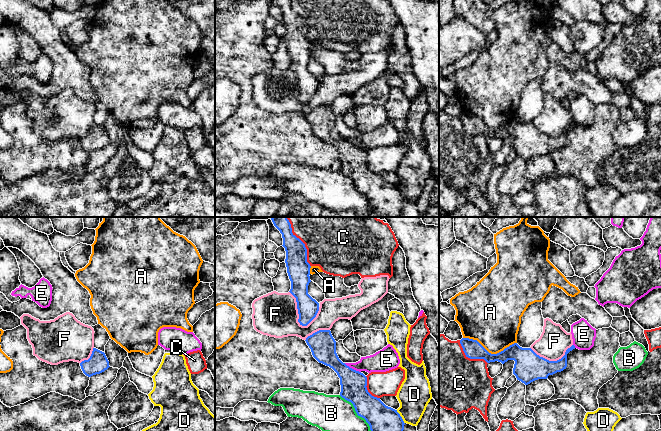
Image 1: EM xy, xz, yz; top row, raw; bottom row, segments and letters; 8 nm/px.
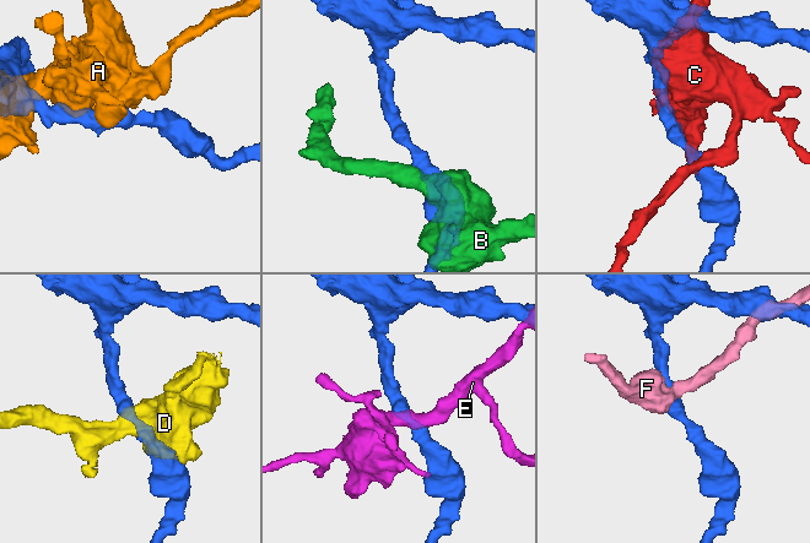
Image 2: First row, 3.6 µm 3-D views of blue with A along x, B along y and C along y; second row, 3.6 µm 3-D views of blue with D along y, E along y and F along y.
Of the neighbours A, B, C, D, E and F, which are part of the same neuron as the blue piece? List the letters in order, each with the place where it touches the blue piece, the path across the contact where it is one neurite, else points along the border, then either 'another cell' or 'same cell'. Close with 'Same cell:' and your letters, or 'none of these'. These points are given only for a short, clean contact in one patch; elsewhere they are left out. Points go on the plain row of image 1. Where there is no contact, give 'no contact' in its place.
A: yz (490, 129) | another cell
B: xz (360, 192) | another cell
C: xz (304, 21) | another cell
D: xz (401, 193) | another cell
E: xz (351, 144) | another cell
F: xz (298, 86) | another cell
Same cell: none of these

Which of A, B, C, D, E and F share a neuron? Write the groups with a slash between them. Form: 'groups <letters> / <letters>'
groups A / B / C / D / E / F

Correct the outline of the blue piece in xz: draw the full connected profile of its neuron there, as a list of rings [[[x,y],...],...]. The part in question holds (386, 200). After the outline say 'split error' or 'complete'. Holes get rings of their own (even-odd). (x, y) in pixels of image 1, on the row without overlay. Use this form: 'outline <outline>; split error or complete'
outline [[[319,106],[306,114],[313,133],[319,138],[332,144],[340,154],[340,172],[351,178],[358,192],[364,194],[370,202],[374,217],[399,217],[404,197],[397,186],[386,182],[380,174],[372,172],[367,166],[367,153],[343,139],[336,129],[336,117],[330,106]]]; complete

